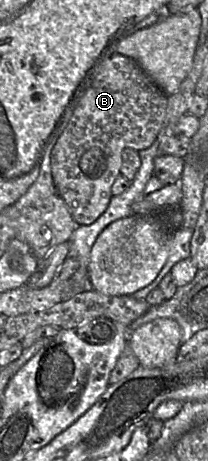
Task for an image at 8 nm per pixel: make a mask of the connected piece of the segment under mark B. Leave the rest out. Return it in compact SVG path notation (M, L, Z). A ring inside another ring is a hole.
M117 52L108 59L100 54L76 90L80 96L68 111L71 117L61 129L58 124L53 133L56 143L51 170L56 194L64 200L74 221L89 225L110 203L112 185L121 175L122 153L147 149L157 139L166 117L168 96L133 59Z

